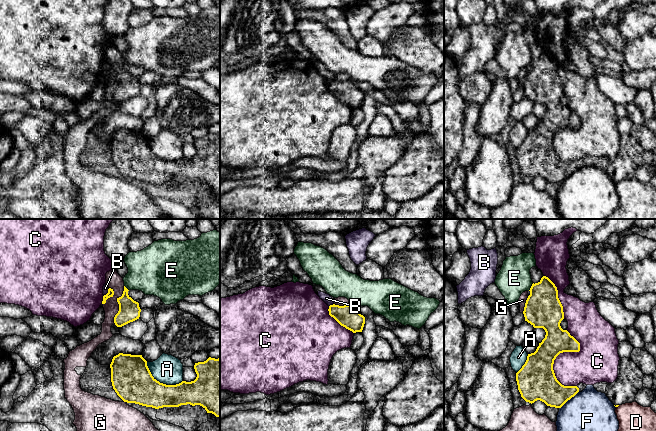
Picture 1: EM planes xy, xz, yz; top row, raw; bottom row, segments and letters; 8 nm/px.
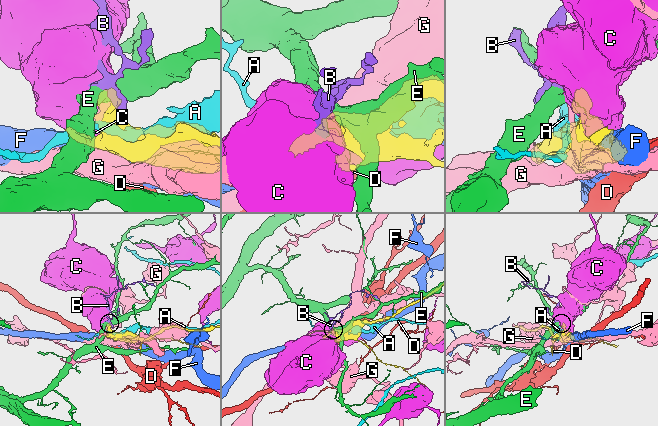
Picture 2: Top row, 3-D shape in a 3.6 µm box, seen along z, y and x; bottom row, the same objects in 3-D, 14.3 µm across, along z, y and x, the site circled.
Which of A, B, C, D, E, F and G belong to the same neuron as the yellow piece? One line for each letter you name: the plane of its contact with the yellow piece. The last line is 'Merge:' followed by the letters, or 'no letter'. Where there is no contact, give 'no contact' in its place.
Merge: no letter

